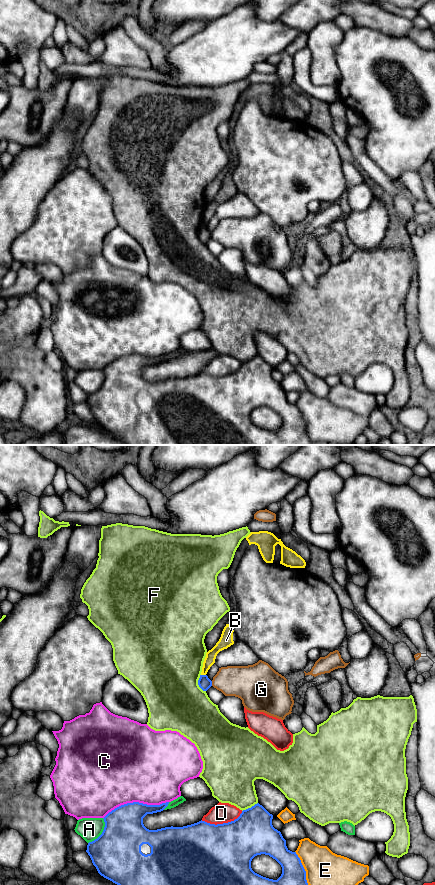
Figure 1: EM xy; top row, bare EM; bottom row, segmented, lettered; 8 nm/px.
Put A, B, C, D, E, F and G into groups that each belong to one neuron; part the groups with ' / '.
A / B / C / D / E / F / G

